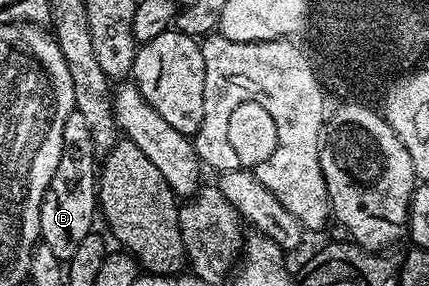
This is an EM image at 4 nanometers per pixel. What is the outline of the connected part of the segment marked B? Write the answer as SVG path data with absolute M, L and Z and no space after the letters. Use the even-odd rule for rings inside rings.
M74 112L65 119L61 163L57 163L57 171L51 180L51 188L45 191L45 199L41 203L41 223L39 224L41 244L49 247L62 263L70 261L73 251L77 251L77 243L81 243L85 235L93 232L94 225L91 224L94 223L95 217L97 221L97 150L84 116Z

